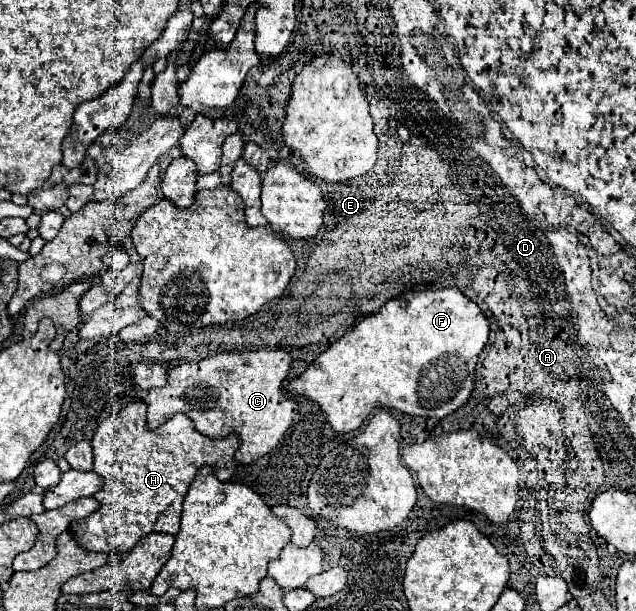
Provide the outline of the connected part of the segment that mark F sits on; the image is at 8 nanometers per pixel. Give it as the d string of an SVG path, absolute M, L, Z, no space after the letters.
M457 288L410 290L404 300L389 300L379 312L363 318L353 330L331 344L301 376L289 382L289 390L305 394L321 406L335 432L353 432L377 408L395 408L411 416L445 418L461 408L475 384L477 358L489 338L489 322L481 308Z

